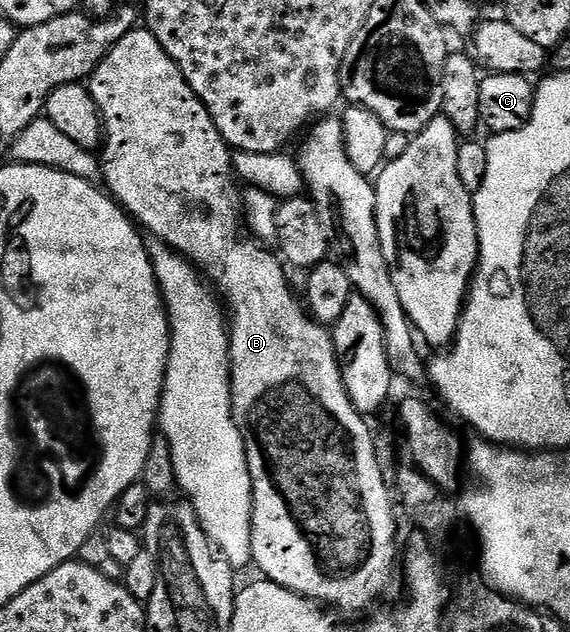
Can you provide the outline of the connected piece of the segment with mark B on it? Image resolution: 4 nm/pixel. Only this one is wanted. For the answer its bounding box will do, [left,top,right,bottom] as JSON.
[86,29,398,615]

